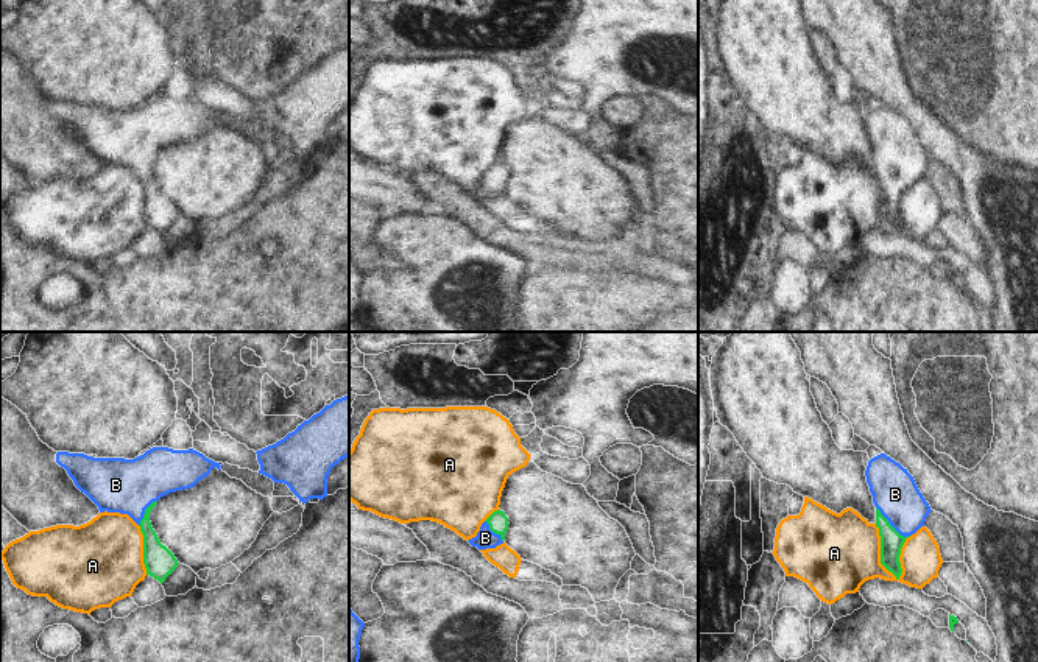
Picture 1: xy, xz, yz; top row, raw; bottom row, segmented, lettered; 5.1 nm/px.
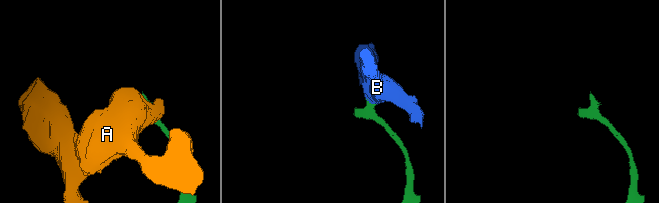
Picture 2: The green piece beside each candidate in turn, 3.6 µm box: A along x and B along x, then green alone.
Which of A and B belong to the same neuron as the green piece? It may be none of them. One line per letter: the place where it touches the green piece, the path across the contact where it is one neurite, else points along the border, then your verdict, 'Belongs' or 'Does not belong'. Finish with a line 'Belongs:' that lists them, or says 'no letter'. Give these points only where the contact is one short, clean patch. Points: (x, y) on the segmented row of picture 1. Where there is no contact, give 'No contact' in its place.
A: Touches green at yz (881, 552). Does not belong
B: Touches green at yz (890, 525). Path across: yz (892, 542), (890, 525), (895, 494). Belongs
Belongs: B

